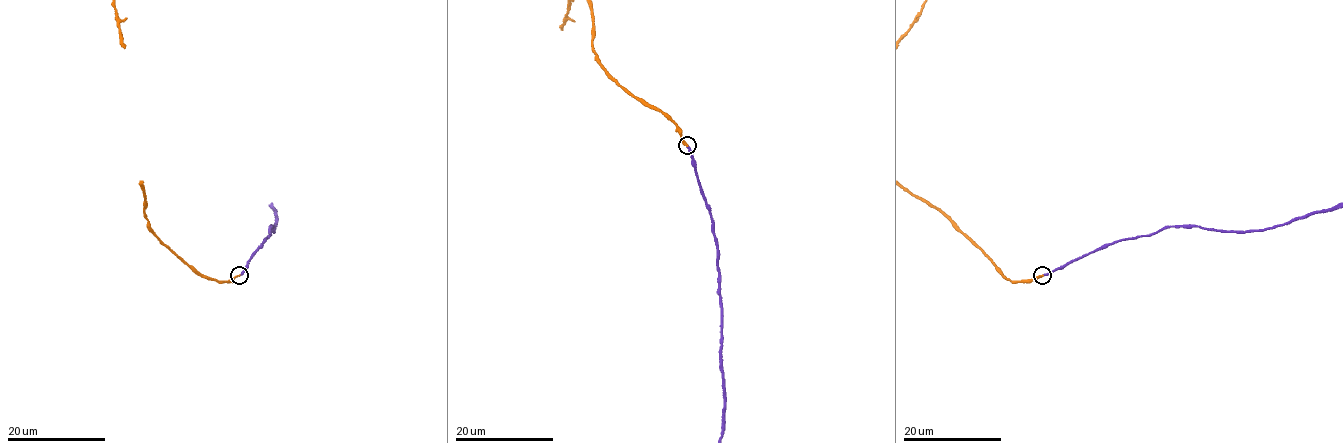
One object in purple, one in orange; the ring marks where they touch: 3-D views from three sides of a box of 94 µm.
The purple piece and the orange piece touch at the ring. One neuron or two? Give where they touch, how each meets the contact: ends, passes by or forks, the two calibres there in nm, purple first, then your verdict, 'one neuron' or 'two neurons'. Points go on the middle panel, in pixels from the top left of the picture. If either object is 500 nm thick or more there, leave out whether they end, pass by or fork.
(687, 145) | purple ends | orange ends | 240/280 nm | one neuron

